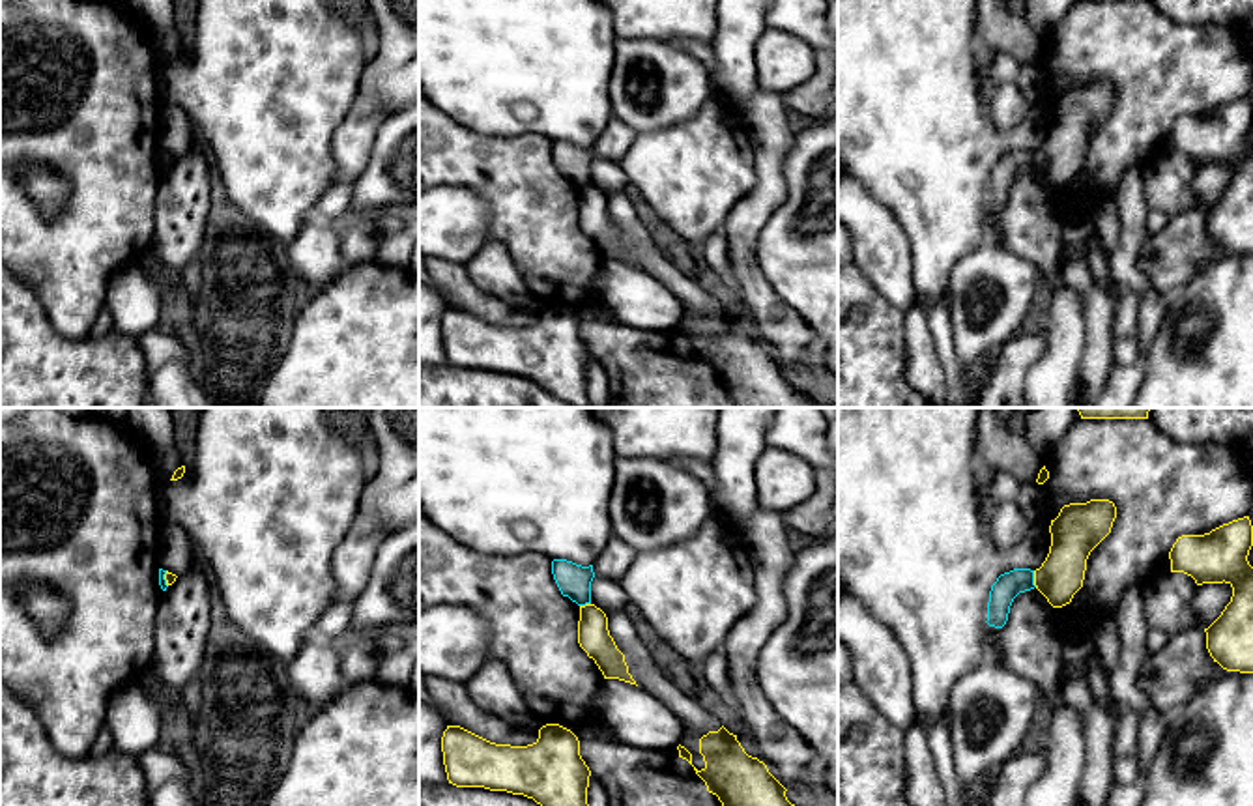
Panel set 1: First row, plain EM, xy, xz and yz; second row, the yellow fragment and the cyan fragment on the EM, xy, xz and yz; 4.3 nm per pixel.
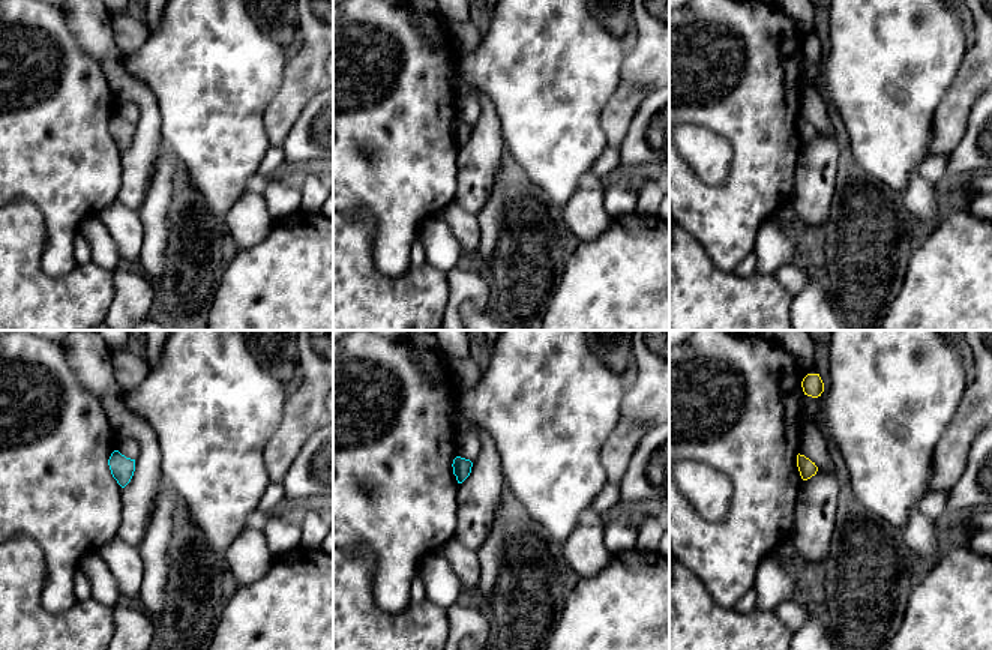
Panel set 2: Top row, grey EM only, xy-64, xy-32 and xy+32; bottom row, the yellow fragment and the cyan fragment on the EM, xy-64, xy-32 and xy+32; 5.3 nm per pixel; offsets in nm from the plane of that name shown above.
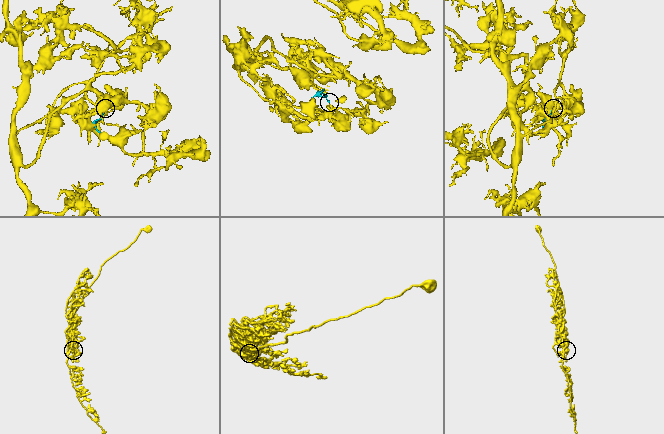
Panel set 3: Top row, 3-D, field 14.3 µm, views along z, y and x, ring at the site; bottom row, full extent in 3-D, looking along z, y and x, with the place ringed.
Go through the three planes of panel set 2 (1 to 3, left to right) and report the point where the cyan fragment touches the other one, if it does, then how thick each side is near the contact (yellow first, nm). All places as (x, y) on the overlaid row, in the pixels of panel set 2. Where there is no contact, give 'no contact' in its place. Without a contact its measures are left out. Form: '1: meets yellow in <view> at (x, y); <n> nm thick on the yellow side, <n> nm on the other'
1: no contact
2: no contact
3: no contact

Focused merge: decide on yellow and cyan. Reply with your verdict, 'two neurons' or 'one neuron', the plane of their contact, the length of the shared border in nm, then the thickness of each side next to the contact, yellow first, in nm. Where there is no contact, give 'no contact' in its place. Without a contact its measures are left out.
two neurons | yz | 70 nm | 200/110 nm

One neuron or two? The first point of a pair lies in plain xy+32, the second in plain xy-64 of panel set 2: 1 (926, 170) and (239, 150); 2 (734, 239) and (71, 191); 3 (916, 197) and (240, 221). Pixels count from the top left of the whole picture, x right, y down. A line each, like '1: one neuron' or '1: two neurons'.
1: two neurons
2: one neuron
3: one neuron

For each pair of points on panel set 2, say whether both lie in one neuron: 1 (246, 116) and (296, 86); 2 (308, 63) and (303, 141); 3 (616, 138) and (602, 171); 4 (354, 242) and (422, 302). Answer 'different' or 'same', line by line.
1: different
2: different
3: different
4: same

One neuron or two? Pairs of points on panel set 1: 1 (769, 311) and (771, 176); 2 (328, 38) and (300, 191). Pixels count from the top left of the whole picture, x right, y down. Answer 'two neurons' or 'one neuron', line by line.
1: one neuron
2: one neuron

